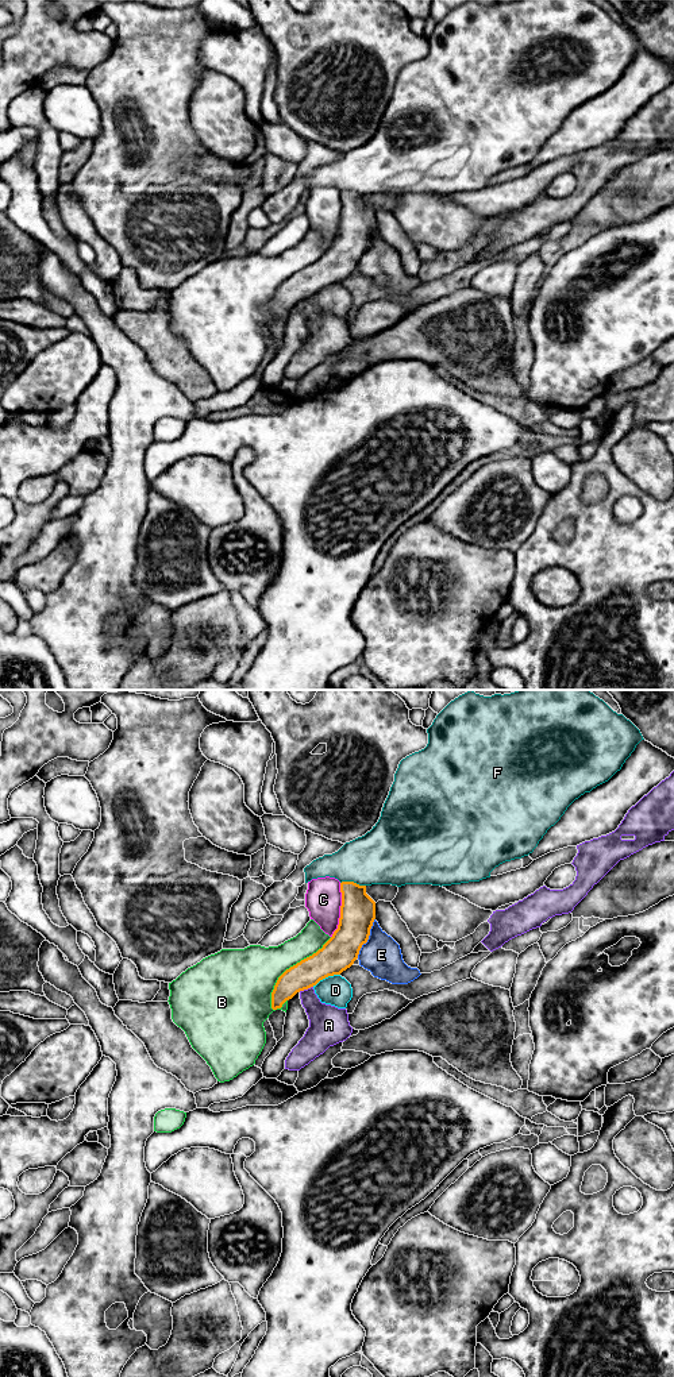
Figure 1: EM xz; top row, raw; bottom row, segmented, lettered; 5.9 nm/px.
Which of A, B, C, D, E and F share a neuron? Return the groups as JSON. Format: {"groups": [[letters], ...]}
{"groups": [["A"], ["B"], ["C"], ["D"], ["E"], ["F"]]}

